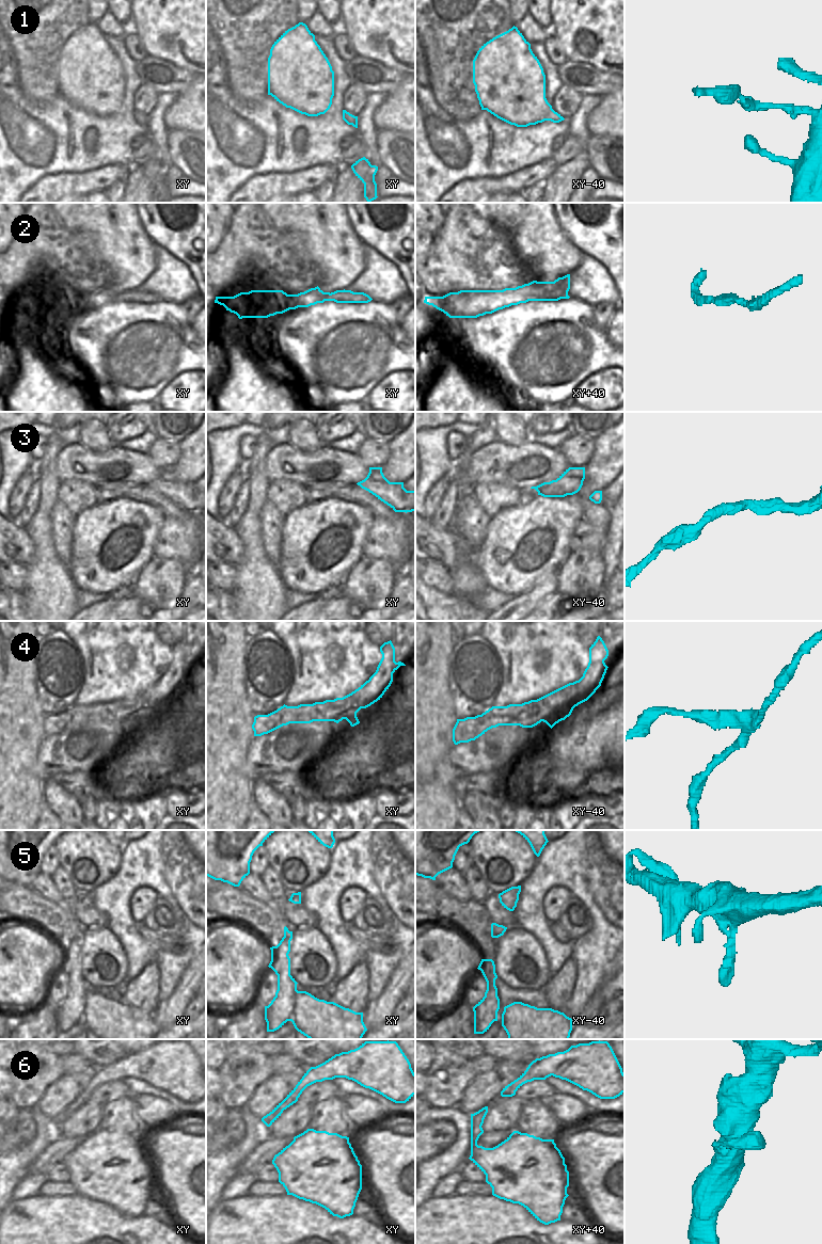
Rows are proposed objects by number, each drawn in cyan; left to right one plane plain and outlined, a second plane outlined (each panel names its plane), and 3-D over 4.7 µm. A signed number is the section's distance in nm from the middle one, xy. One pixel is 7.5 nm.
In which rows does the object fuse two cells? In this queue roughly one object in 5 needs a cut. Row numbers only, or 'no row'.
4

